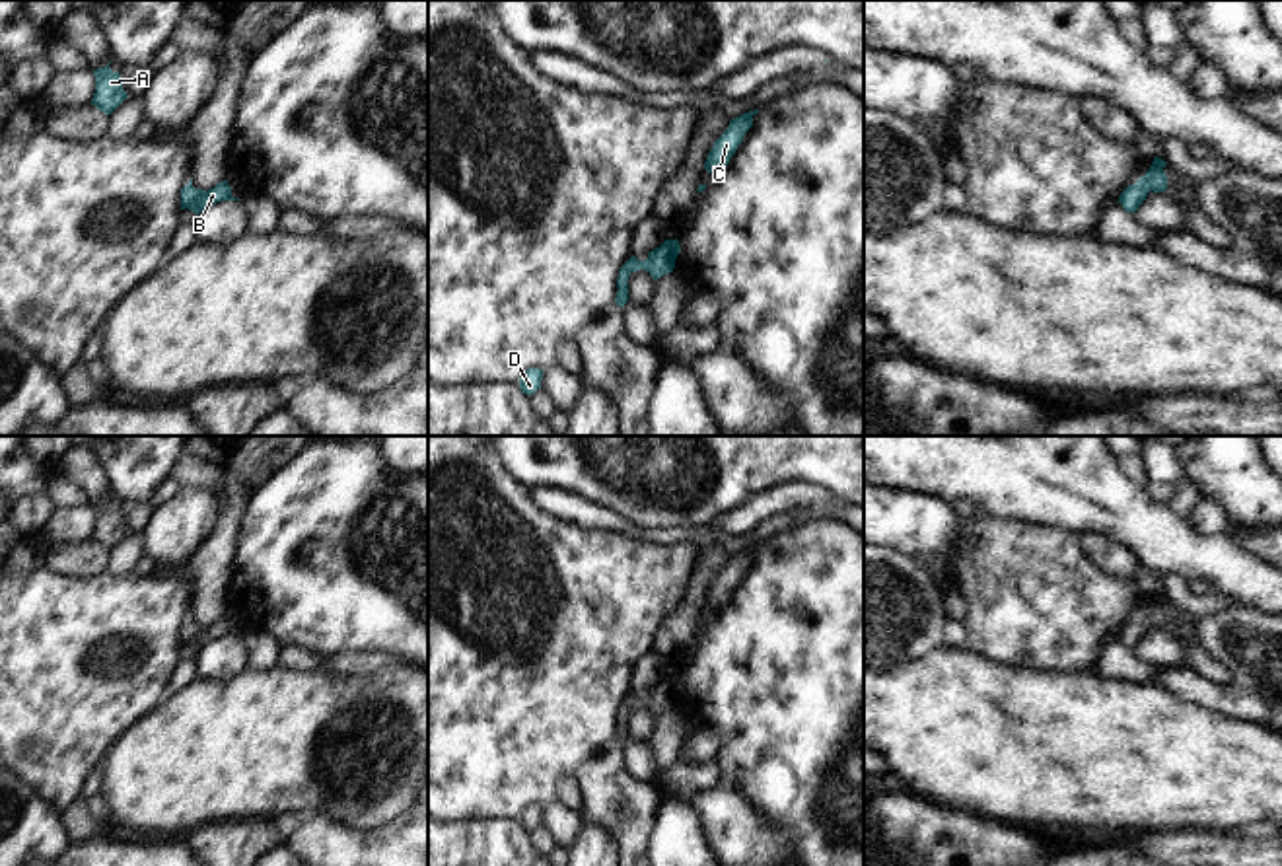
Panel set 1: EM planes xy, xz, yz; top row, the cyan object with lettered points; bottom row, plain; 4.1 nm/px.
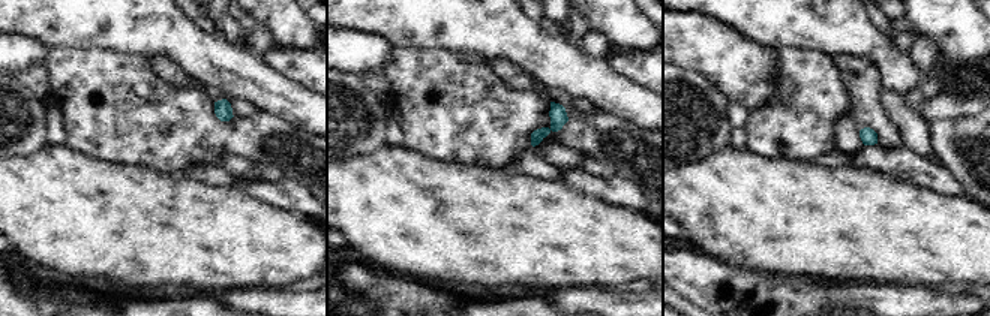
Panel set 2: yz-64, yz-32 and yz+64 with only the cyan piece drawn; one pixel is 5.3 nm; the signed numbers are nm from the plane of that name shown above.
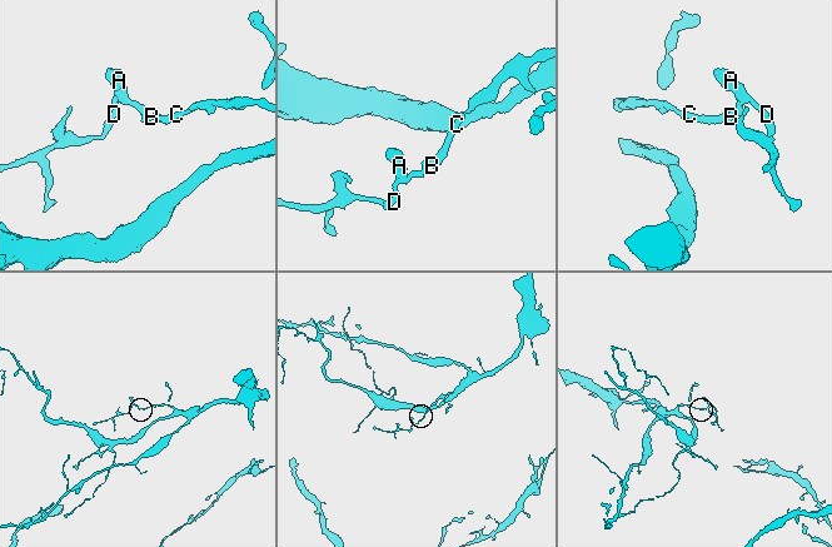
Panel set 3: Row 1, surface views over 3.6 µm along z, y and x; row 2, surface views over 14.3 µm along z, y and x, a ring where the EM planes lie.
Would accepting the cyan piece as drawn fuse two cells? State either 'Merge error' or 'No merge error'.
No merge error

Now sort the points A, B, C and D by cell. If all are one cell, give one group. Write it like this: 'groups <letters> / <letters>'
groups A B C D

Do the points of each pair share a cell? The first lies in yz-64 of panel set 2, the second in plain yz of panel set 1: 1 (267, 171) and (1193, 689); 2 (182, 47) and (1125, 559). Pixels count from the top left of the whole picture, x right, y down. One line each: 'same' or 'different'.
1: different
2: different

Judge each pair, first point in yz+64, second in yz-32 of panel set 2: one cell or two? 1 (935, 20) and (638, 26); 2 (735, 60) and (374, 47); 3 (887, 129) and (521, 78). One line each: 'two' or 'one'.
1: one
2: one
3: one

